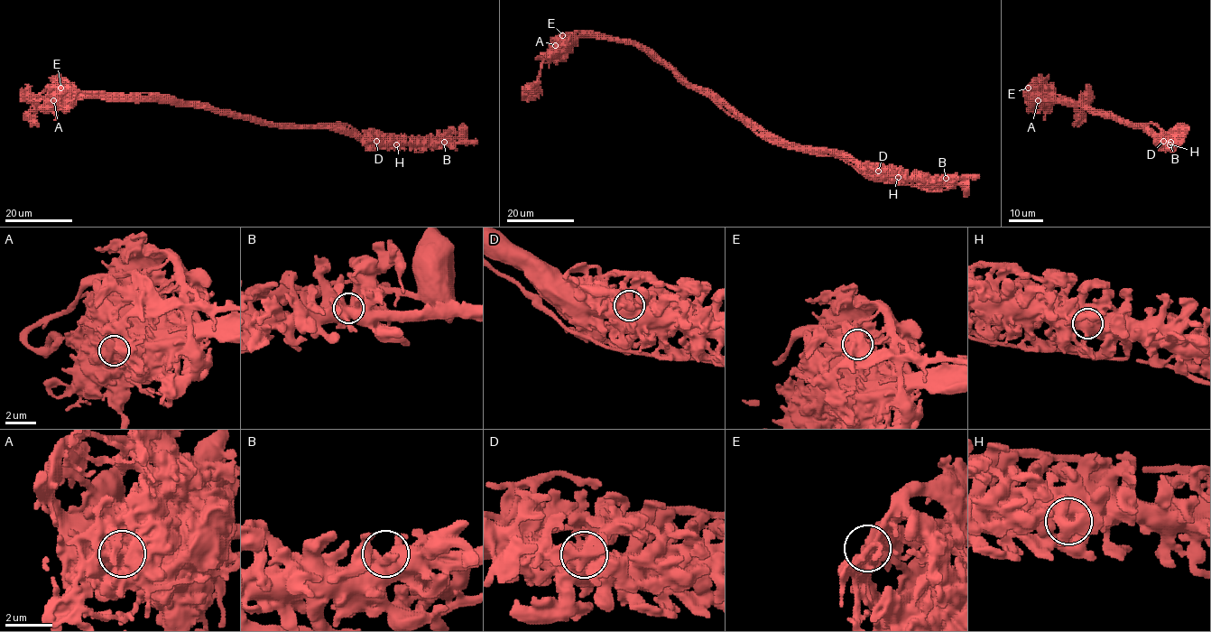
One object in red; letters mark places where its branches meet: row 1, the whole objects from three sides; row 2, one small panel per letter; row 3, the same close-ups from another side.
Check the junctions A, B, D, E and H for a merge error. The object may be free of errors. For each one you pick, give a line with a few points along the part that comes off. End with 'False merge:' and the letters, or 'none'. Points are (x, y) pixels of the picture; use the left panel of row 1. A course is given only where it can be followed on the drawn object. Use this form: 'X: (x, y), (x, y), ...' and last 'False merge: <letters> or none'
A: (53, 101), (60, 91), (154, 93), (257, 123), (309, 128), (342, 123), (368, 136), (458, 138), (462, 124)
False merge: A

